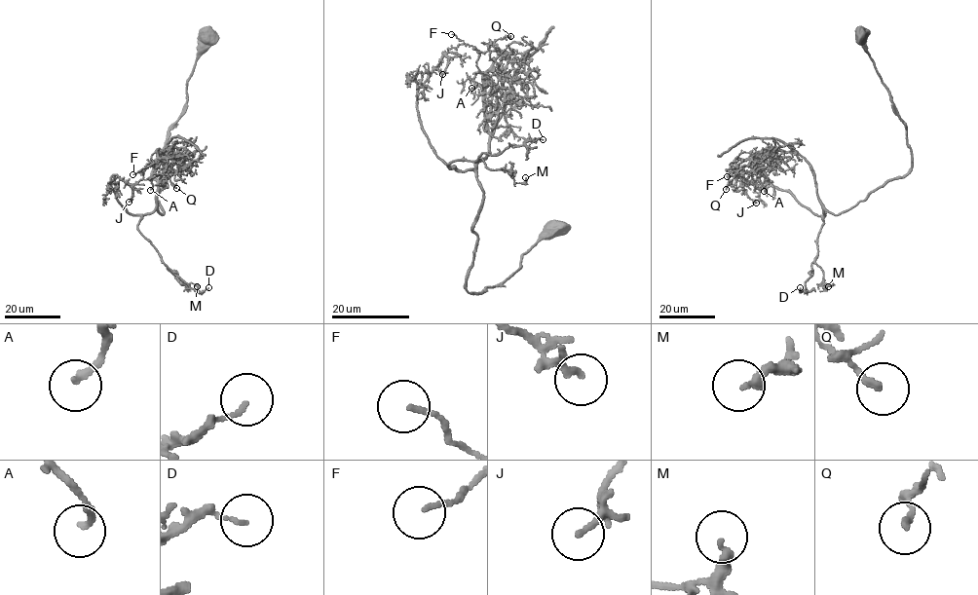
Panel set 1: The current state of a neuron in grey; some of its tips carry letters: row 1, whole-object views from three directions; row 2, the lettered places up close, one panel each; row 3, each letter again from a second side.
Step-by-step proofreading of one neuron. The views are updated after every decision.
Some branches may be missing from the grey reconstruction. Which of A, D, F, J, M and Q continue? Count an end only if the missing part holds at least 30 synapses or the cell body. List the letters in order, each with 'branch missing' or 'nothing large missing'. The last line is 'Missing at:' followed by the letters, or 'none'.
A: nothing large missing
D: nothing large missing
F: nothing large missing
J: nothing large missing
M: nothing large missing
Q: nothing large missing
Missing at: none

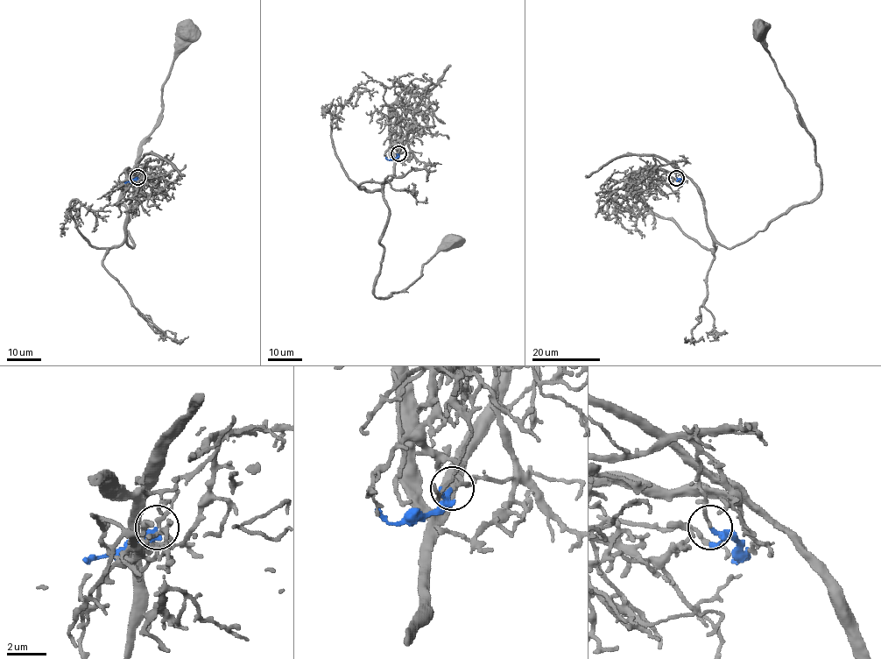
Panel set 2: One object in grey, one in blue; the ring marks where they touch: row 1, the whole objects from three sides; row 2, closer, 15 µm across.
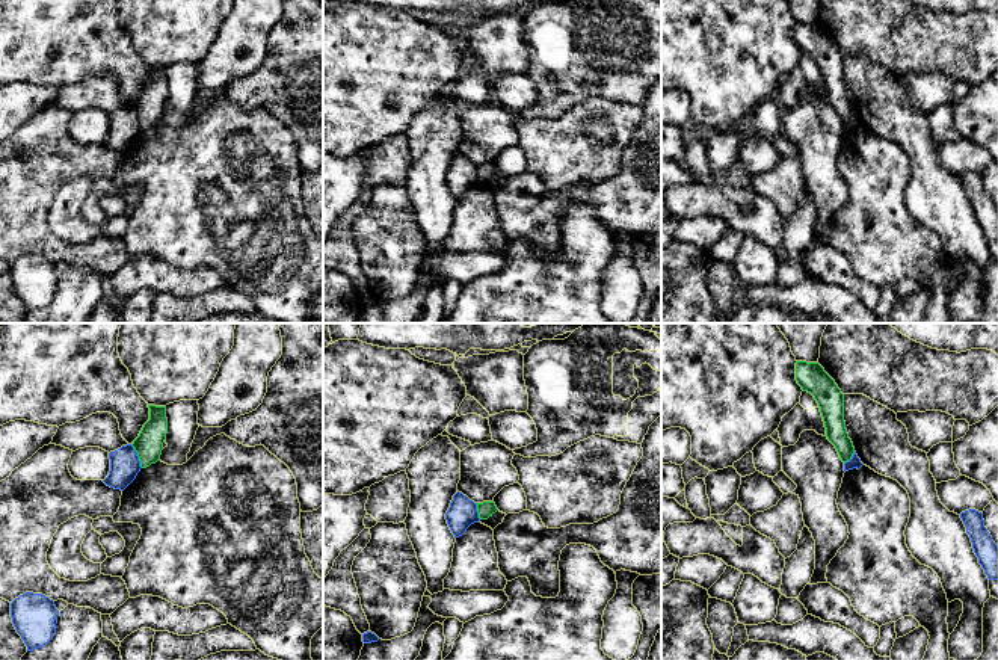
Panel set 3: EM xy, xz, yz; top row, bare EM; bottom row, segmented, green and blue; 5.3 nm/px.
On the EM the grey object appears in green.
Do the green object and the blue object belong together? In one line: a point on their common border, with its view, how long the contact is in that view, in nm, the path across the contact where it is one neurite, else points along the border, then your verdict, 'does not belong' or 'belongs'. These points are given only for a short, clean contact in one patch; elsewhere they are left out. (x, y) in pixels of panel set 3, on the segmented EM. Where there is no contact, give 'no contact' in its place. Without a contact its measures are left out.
meets green in xy at (138, 455); contact 140 nm long; border along xy (130, 444), (142, 467); does not belong

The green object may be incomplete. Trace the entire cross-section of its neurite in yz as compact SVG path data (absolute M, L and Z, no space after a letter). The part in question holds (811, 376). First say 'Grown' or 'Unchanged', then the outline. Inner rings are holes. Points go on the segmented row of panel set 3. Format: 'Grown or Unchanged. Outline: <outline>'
Unchanged. Outline: M796 362L796 381L814 396L826 427L827 439L835 446L842 462L852 459L855 447L844 421L844 394L818 362Z

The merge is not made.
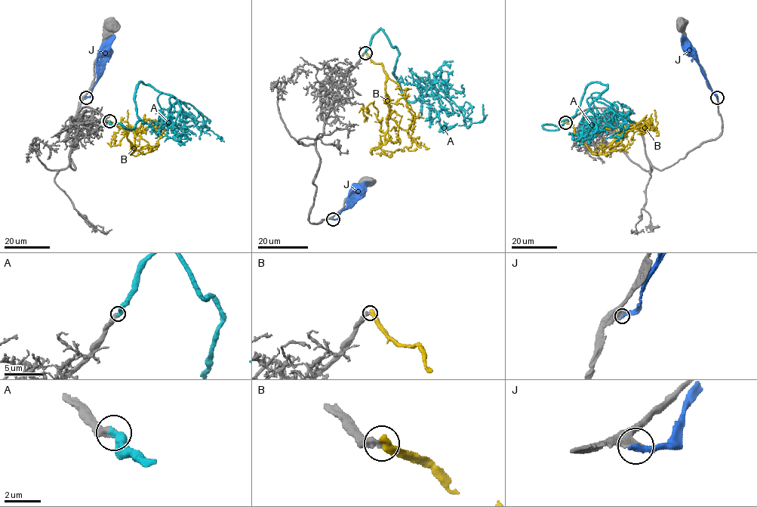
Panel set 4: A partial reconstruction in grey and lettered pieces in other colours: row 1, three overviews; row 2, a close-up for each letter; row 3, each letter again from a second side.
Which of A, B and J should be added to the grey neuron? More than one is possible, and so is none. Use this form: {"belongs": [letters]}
{"belongs": ["A"]}

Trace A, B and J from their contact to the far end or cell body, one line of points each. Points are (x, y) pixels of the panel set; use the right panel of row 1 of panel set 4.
A: (564, 122), (543, 127), (557, 130), (586, 88), (601, 82), (607, 88), (596, 100), (627, 125), (606, 138)
B: (565, 122), (596, 154), (618, 135), (636, 127), (620, 134), (610, 145), (615, 146), (627, 132)
J: (717, 97), (702, 72), (693, 50), (684, 41), (681, 35)

